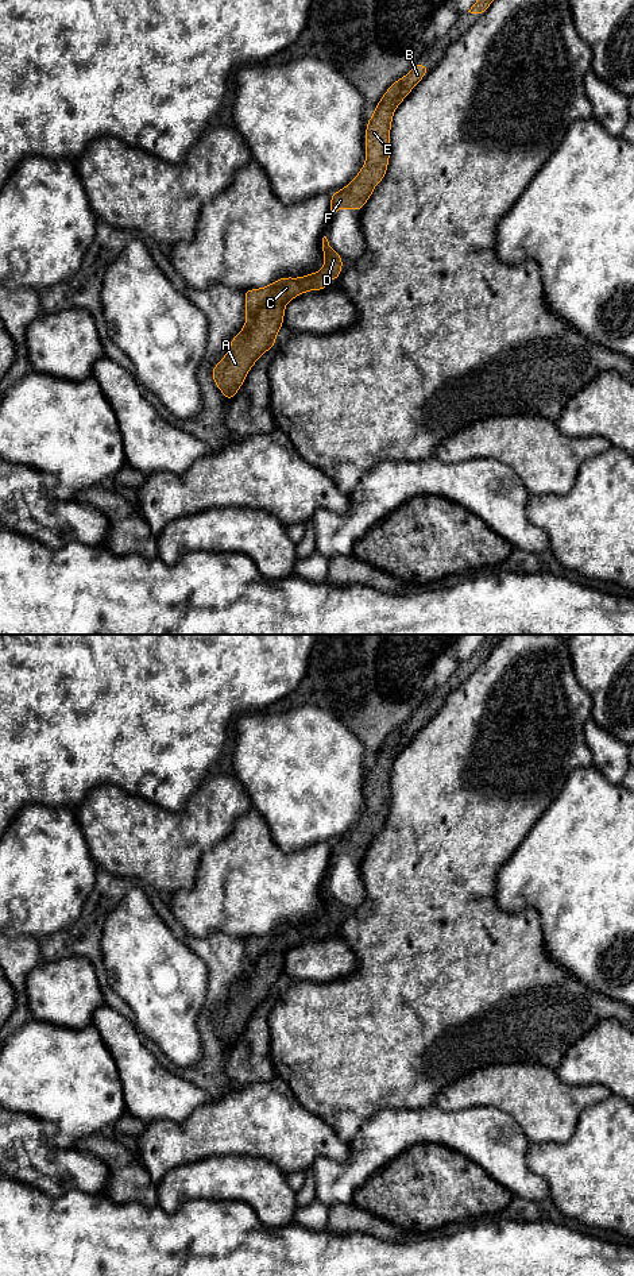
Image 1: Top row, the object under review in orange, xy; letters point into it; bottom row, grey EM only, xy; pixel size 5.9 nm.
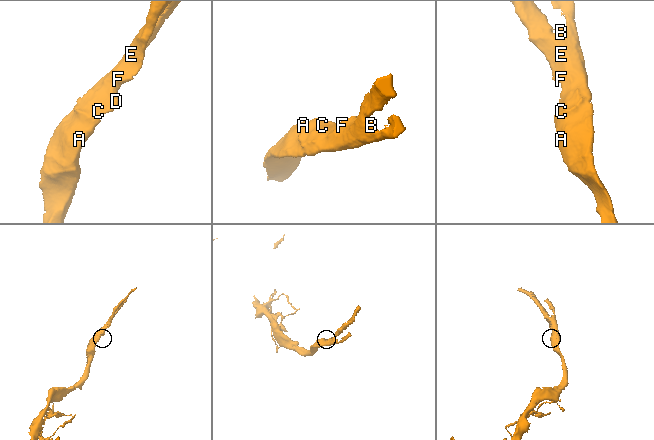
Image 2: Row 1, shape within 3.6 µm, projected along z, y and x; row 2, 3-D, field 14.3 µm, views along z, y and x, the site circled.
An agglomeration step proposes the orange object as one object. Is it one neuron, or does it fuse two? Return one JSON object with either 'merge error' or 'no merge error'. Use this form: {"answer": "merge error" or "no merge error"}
{"answer": "no merge error"}

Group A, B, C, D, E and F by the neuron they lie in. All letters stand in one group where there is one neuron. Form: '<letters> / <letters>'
A B C D E F

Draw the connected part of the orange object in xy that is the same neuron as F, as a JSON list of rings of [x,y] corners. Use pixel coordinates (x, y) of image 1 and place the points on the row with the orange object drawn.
[[[415,63],[409,74],[398,78],[379,100],[366,127],[366,162],[347,186],[329,194],[330,213],[343,208],[359,212],[371,197],[374,188],[384,178],[390,159],[393,115],[429,69],[429,65]]]

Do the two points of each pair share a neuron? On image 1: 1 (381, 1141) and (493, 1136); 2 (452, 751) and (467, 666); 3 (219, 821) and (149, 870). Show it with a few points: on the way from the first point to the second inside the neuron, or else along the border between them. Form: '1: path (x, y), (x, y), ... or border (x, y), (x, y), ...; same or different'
1: path (409, 1130), (464, 1132); same
2: border (482, 663), (443, 704); different
3: path (201, 825), (182, 836), (166, 852); same

